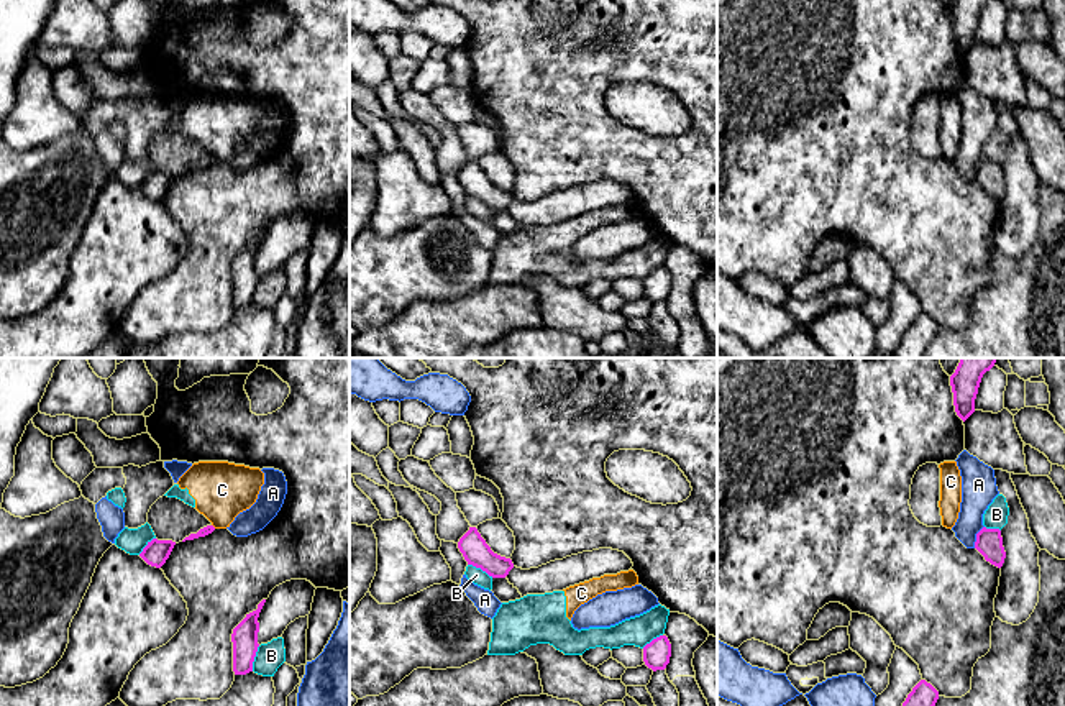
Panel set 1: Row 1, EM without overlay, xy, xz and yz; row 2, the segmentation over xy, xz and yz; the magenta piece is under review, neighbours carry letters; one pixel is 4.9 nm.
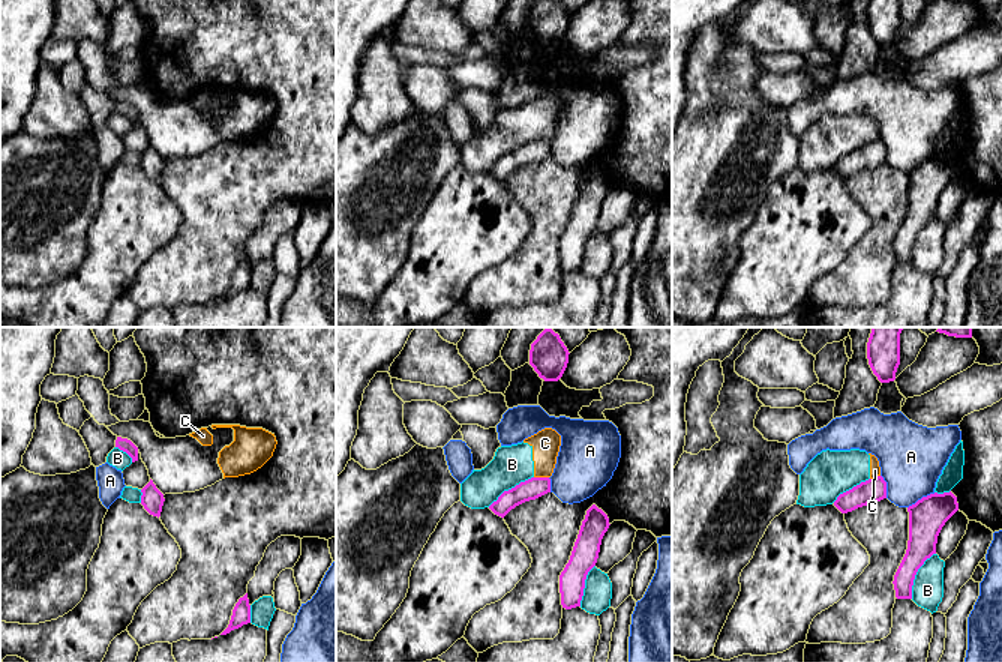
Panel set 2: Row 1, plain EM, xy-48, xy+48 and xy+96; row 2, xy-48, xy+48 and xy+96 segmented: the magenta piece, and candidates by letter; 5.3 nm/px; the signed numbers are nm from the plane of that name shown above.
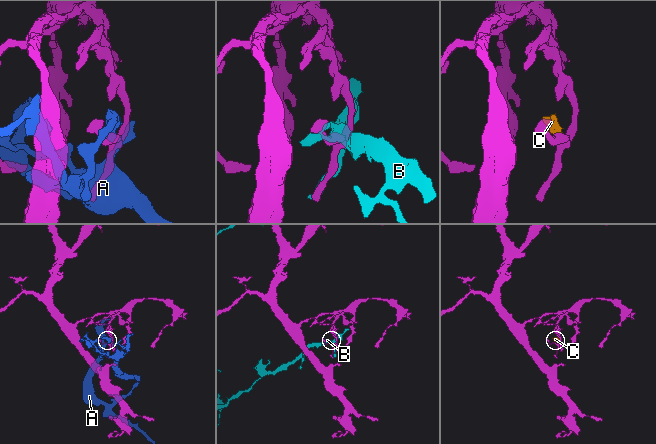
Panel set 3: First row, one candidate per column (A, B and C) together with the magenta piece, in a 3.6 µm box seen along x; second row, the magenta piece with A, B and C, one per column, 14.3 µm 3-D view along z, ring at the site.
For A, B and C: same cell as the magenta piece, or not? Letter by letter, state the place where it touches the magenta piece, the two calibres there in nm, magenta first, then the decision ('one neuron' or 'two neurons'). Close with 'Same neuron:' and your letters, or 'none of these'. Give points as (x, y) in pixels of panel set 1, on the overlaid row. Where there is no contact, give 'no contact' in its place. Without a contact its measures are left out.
A: yz (977, 537) | 130/180 nm | two neurons
B: xy (253, 659) | 130/140 nm | two neurons
C: no contact | two neurons
Same neuron: none of these

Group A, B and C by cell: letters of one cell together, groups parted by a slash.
A / B C

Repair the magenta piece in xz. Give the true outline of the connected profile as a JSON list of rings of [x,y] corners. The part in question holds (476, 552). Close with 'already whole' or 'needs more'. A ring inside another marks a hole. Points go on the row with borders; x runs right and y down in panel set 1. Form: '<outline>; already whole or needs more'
[[[469,527],[469,530],[459,539],[458,548],[468,565],[481,568],[492,578],[505,578],[514,568],[510,558],[501,557],[491,550],[476,527]]]; already whole

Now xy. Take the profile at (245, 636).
[[[266,599],[258,604],[258,609],[246,614],[246,617],[233,629],[233,672],[235,675],[246,675],[253,672],[253,662],[258,652],[259,612]]]; already whole

